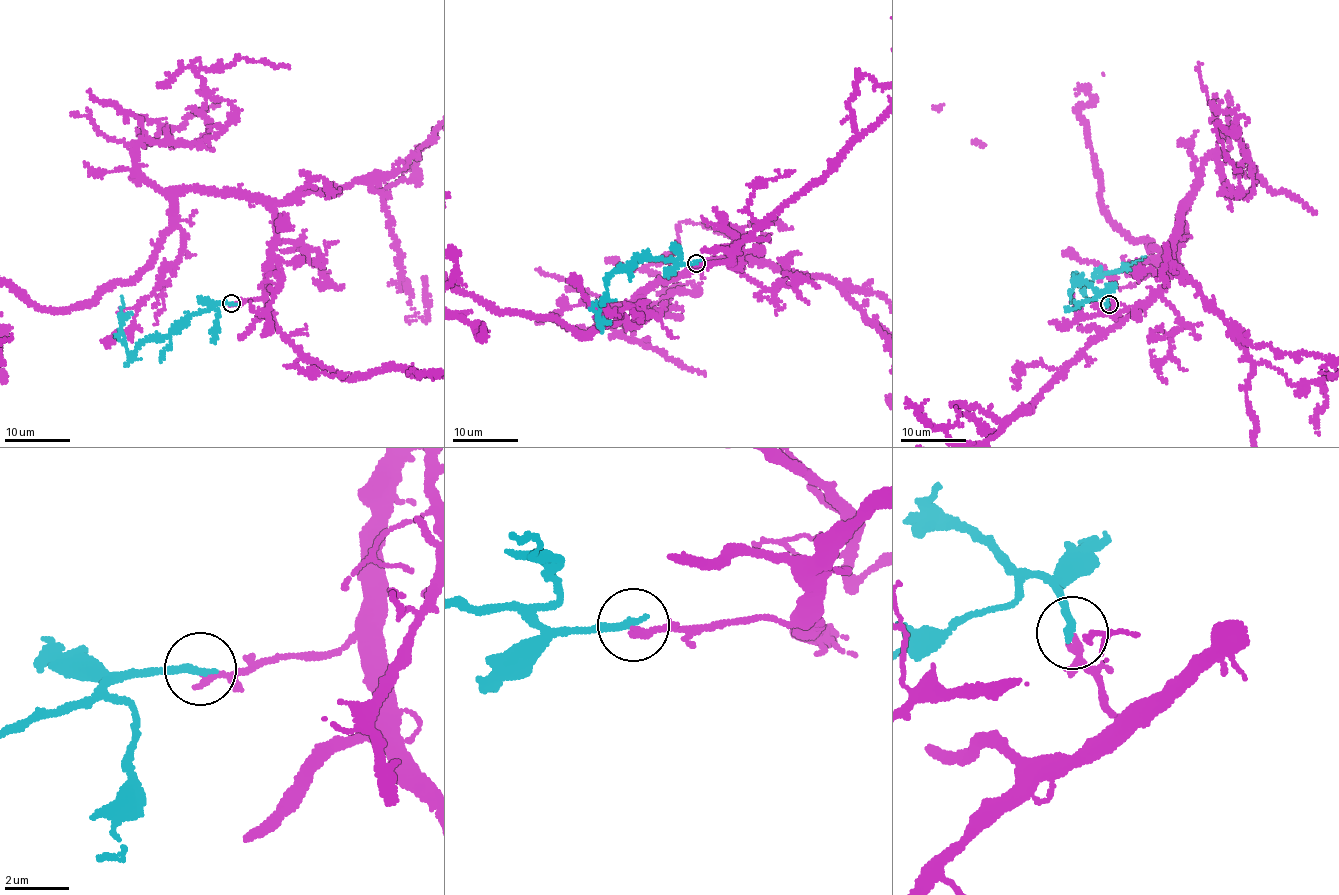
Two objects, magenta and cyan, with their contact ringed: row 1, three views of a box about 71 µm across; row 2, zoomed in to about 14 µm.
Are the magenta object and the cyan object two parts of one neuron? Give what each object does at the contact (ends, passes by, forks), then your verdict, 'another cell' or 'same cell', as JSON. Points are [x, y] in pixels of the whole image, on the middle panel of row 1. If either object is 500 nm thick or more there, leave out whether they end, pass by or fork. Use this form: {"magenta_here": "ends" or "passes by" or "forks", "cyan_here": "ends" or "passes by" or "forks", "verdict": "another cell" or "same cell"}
{"magenta_here": "ends", "cyan_here": "ends", "verdict": "another cell"}

